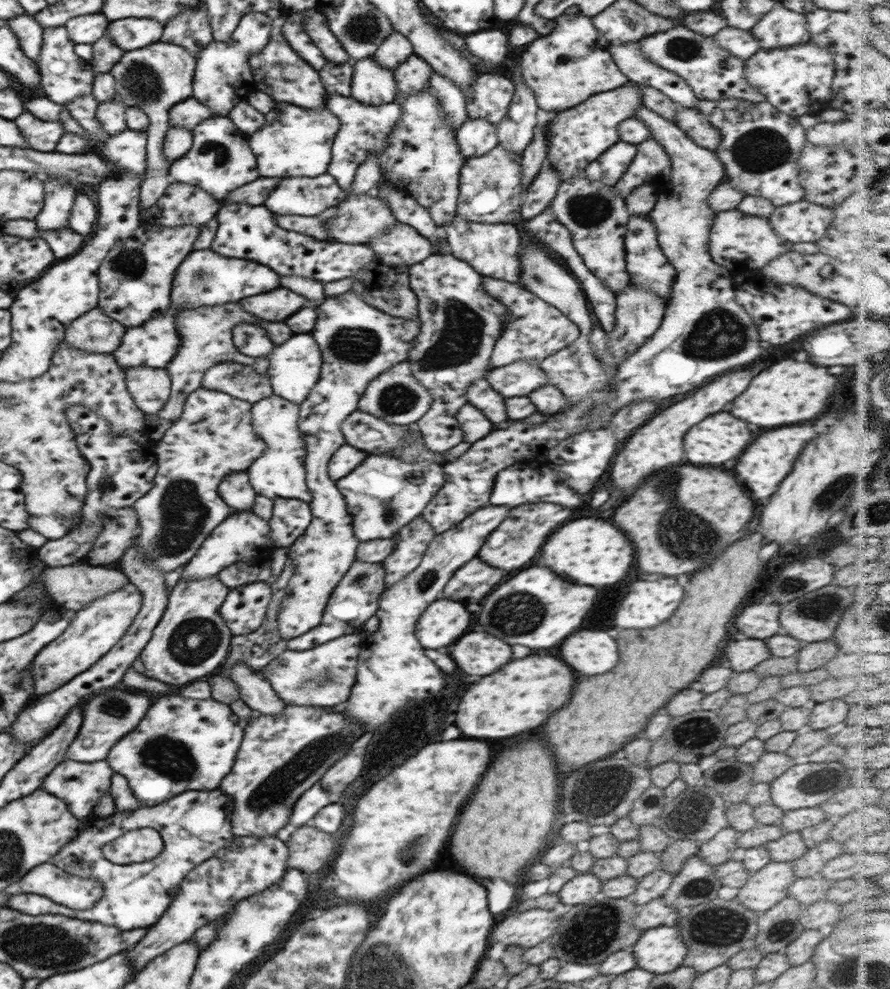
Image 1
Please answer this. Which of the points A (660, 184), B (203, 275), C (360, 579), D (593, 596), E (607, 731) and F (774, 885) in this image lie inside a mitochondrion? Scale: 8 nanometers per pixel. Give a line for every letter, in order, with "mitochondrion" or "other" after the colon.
A: other
B: mitochondrion
C: mitochondrion
D: other
E: other
F: other

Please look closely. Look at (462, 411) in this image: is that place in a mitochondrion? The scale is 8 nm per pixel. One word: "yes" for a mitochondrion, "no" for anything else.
no

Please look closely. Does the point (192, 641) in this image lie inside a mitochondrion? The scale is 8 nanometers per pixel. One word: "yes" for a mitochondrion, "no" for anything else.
yes

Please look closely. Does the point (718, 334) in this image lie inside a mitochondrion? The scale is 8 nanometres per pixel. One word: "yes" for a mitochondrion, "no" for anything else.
yes

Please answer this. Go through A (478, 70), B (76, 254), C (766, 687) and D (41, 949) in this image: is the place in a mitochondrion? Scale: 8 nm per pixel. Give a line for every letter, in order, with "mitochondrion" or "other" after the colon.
A: other
B: other
C: other
D: mitochondrion

